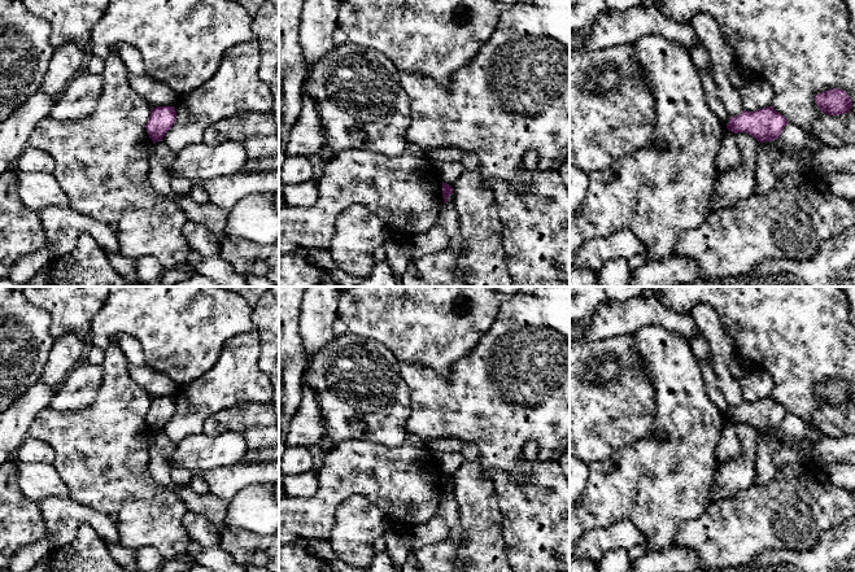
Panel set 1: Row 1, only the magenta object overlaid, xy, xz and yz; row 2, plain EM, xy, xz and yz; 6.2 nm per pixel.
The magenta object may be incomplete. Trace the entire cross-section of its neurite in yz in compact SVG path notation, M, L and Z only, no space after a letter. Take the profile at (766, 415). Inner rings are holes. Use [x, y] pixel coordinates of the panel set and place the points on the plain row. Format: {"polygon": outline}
{"polygon": "M767 397L755 402L743 401L740 406L730 407L727 419L734 424L746 423L763 433L777 431L786 415L782 405Z"}

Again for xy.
{"polygon": "M174 397L152 398L147 412L147 423L153 433L161 432L165 424L171 419L176 409Z"}

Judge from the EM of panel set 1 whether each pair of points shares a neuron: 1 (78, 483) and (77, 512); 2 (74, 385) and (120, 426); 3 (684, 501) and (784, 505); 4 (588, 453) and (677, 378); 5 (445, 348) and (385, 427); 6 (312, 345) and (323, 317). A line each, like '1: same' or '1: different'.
1: different
2: different
3: different
4: different
5: different
6: same

